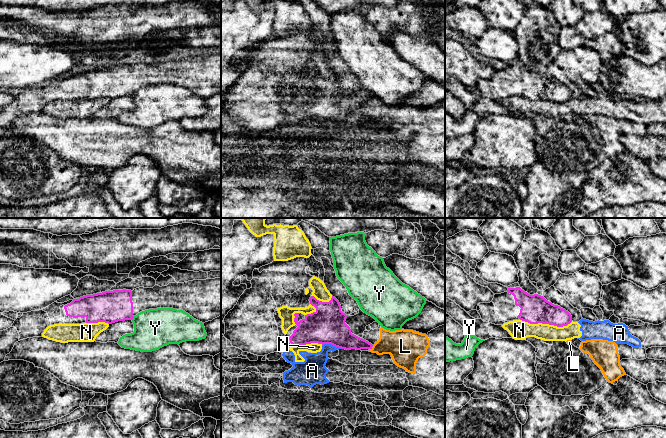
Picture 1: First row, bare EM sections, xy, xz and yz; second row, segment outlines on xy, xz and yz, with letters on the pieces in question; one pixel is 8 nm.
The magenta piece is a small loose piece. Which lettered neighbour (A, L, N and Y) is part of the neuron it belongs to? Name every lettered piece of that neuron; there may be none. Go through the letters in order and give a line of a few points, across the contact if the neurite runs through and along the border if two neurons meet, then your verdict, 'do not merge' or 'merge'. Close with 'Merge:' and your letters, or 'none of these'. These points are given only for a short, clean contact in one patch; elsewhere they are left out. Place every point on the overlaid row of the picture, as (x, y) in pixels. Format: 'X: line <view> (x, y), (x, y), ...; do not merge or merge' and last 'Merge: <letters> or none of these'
A: line xz (322, 344), (332, 344), (341, 348); do not merge
L: line xz (373, 345), (369, 349); do not merge
N: do not merge
Y: line xy (133, 316), (131, 319); do not merge
Merge: none of these

